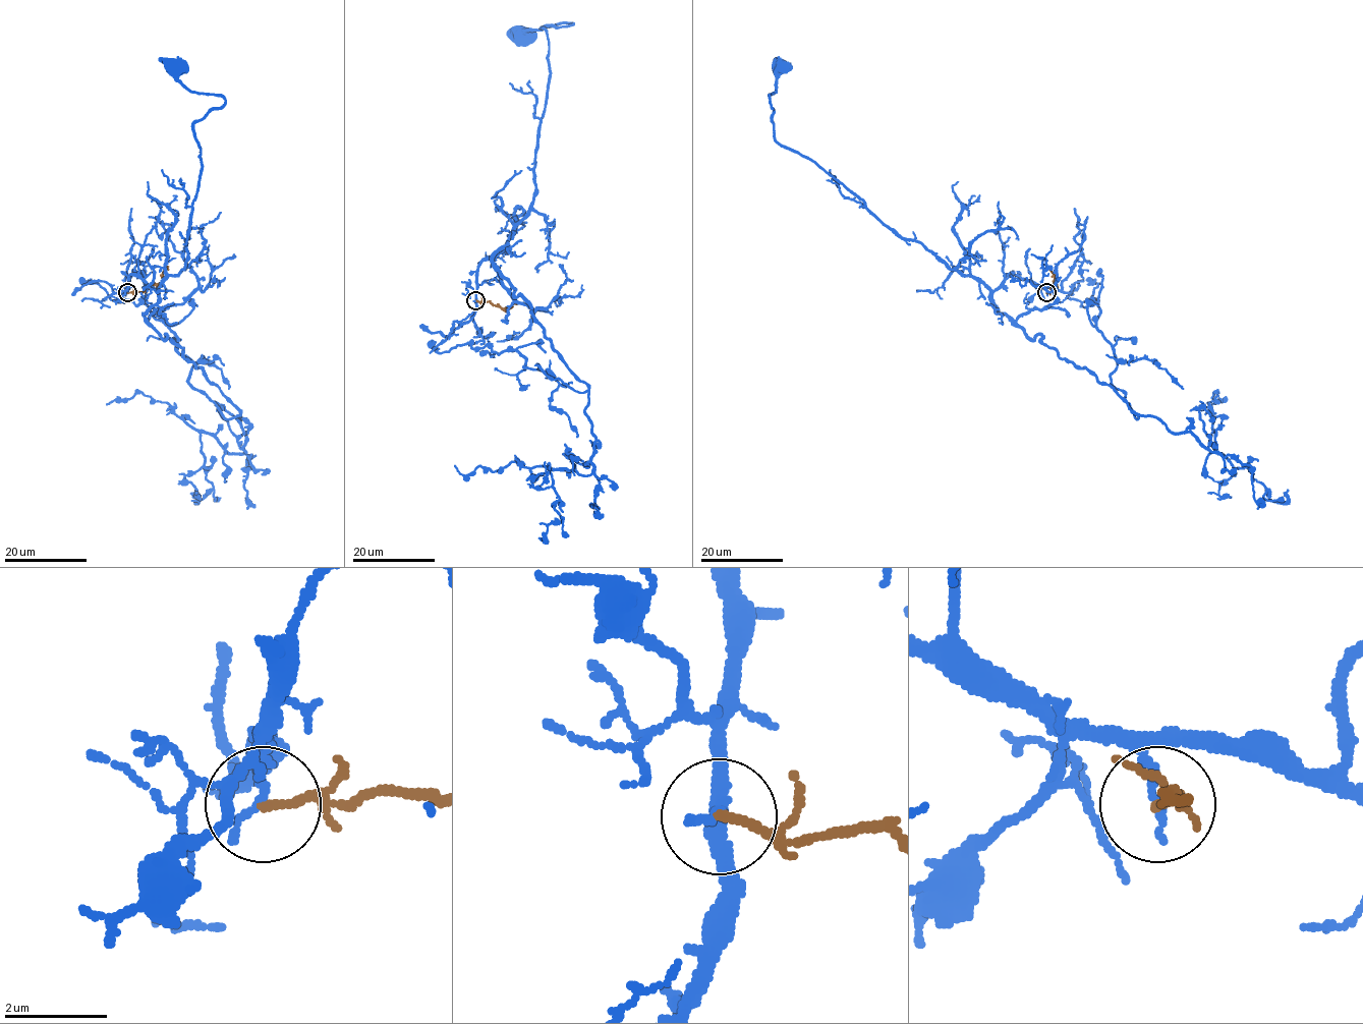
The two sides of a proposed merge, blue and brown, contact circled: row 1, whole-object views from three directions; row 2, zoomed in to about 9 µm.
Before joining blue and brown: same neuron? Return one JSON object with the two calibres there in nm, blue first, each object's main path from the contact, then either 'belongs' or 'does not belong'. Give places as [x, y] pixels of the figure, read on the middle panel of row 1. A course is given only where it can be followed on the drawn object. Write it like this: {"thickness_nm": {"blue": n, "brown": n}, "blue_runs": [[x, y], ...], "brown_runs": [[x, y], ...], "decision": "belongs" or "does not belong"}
{"thickness_nm": {"blue": 170, "brown": 160}, "blue_runs": [[476, 301], [478, 266], [506, 246], [535, 190], [550, 73], [542, 26], [573, 23], [525, 34]], "brown_runs": [[476, 301], [503, 308], [510, 308], [515, 302]], "decision": "does not belong"}

